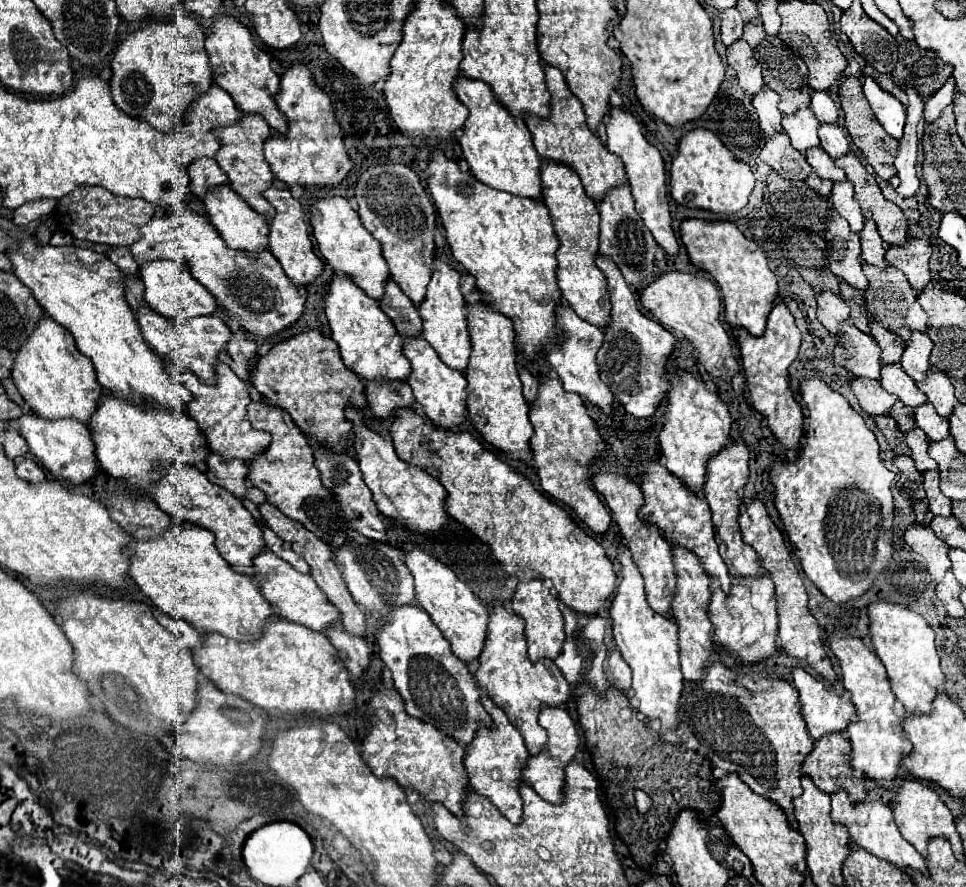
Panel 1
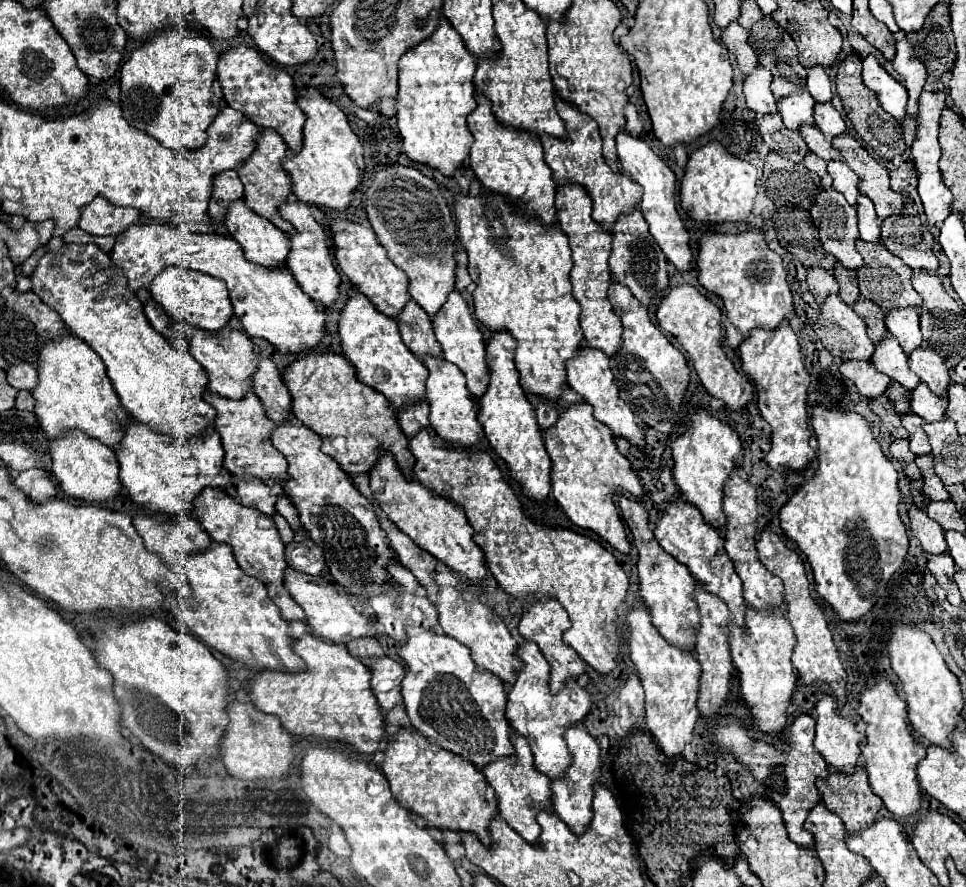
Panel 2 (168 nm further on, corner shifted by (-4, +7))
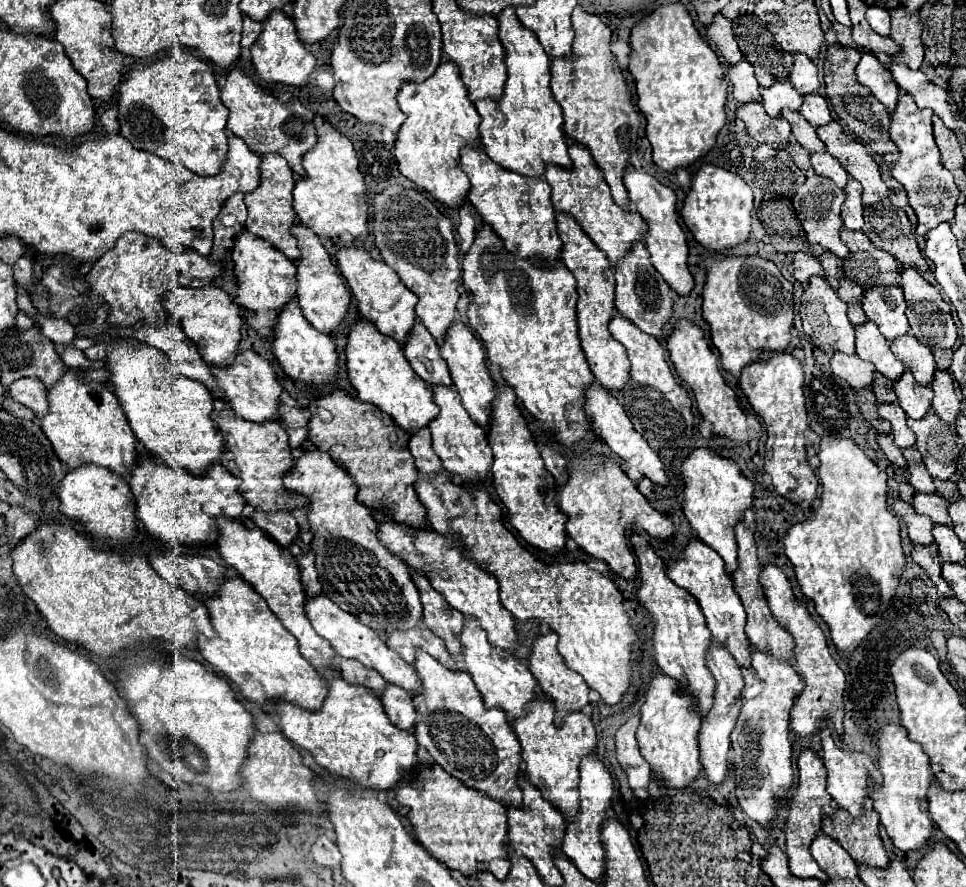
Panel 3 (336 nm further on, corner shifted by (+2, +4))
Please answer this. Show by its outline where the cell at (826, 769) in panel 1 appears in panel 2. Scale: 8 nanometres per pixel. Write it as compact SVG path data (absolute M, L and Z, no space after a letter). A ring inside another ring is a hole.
M862 765L858 769L854 769L854 773L850 773L850 775L840 773L838 769L830 769L826 779L816 781L816 787L820 791L822 803L826 803L832 813L838 813L838 817L844 821L848 831L858 831L858 829L870 825L870 821L874 821L874 817L878 817L878 809L882 807L882 799L872 793Z

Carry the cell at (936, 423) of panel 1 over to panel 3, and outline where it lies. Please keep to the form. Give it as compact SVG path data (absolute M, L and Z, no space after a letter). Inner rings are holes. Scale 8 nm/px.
M906 368L904 374L898 380L894 380L892 390L896 392L898 402L908 418L922 418L930 410L932 388L918 384L914 380L912 372L908 372L908 370L910 368Z

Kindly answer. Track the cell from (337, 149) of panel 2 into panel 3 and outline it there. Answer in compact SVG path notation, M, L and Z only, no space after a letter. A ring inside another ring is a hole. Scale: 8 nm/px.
M322 122L318 128L318 144L304 156L306 176L296 182L294 188L294 210L300 224L308 226L318 238L338 240L344 232L352 234L354 240L368 236L368 202L366 202L366 184L360 174L356 152L352 142L336 132L328 122Z

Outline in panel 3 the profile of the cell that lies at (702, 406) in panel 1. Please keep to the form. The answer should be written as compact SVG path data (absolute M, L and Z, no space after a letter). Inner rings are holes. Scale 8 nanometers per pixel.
M696 450L682 464L684 476L684 514L694 530L694 534L712 550L716 550L726 562L726 572L732 574L736 570L736 536L734 526L744 522L744 512L752 510L754 504L754 484L740 474L740 468L734 460L722 458L712 450Z

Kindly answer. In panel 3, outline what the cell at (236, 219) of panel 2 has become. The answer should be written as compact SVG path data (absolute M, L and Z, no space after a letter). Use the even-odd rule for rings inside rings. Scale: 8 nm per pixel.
M244 230L236 238L232 260L234 276L238 280L234 302L250 312L246 316L246 322L256 330L256 336L260 340L272 340L274 324L282 308L296 296L296 264L292 264L292 260L288 260L282 252L276 252L276 248L272 248L270 244L264 244L264 240L256 240L256 236L248 234L248 230Z

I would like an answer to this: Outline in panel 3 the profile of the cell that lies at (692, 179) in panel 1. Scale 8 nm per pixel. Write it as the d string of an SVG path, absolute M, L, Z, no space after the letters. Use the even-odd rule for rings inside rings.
M704 164L692 178L692 188L684 200L682 218L688 230L694 234L696 242L700 242L708 250L724 252L750 238L752 200L754 200L752 190L740 176L720 166Z

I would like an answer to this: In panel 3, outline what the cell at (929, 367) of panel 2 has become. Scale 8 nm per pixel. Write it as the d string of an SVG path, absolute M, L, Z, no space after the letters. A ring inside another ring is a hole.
M904 334L904 336L898 336L896 340L890 342L890 350L906 366L912 368L912 374L920 384L930 386L932 376L936 372L936 362L934 362L934 356L928 346L922 346L912 334Z

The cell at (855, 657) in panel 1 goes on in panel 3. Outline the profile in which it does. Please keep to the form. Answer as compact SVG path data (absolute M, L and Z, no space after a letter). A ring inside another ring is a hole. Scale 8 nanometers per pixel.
M886 724L882 726L876 738L880 748L878 766L884 776L884 782L880 788L872 788L872 792L868 792L874 800L874 810L878 812L882 826L886 828L890 840L898 850L920 850L928 844L934 828L934 822L928 812L928 788L934 780L930 758L920 744L912 742L906 736L906 730L902 726Z

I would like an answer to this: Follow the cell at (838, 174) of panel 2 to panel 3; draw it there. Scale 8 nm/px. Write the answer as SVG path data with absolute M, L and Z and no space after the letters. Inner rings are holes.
M822 150L822 152L812 152L812 154L810 154L810 162L812 162L812 168L814 168L818 174L822 174L822 176L834 180L840 188L844 188L844 184L848 182L848 172L842 168L842 164L840 164L834 156L830 156L826 150Z

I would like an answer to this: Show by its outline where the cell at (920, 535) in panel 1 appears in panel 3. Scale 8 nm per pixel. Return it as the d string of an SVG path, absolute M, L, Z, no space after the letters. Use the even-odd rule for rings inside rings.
M896 500L892 504L892 510L896 516L900 516L906 526L908 526L908 536L912 540L912 544L922 544L922 546L928 546L934 542L934 536L932 536L932 520L928 520L928 516L924 514L918 514L910 502L904 502L904 500Z

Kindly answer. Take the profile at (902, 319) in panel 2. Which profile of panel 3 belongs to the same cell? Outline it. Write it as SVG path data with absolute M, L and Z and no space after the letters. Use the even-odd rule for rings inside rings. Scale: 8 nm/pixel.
M874 286L866 290L862 296L862 310L868 316L868 320L872 320L880 328L886 340L894 340L896 336L902 336L904 332L908 332L908 320L904 314L906 302L904 302L904 294L900 286Z

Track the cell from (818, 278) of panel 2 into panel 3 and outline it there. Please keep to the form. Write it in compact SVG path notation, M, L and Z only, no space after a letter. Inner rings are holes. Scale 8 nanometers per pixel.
M796 252L794 254L792 266L794 266L794 278L802 286L806 286L812 276L824 276L824 270L822 270L818 258L814 258L810 254L804 254L804 252Z

